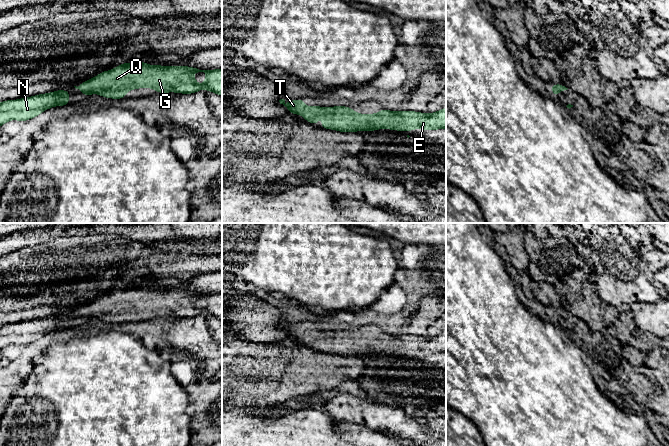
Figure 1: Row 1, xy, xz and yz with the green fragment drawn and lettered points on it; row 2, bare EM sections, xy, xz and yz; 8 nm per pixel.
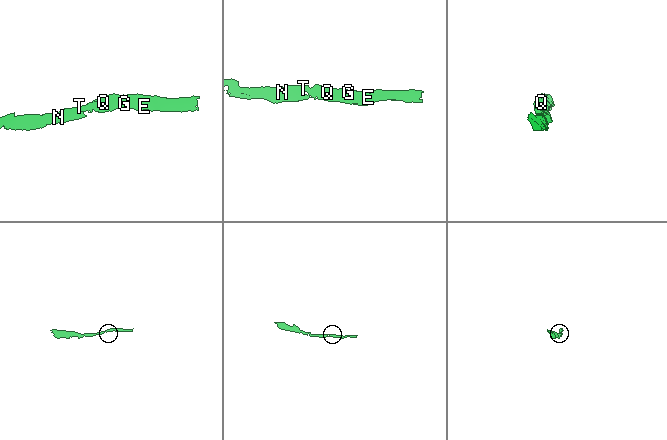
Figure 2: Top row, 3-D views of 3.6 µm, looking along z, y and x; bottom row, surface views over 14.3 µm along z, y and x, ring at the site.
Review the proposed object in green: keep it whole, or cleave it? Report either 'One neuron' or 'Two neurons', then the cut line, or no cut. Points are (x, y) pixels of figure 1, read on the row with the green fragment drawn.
One neuron. No split

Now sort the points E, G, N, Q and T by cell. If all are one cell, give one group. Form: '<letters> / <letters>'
E G N Q T

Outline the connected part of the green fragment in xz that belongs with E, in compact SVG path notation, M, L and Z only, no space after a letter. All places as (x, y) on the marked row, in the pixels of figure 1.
M284 99L279 100L291 114L299 114L306 121L316 125L318 118L323 119L321 128L340 132L374 131L390 129L398 131L411 131L417 128L423 130L438 130L446 128L446 108L434 113L421 113L415 111L389 111L382 109L375 114L360 114L351 107L319 107L311 105L308 108L304 100L290 100L285 104Z

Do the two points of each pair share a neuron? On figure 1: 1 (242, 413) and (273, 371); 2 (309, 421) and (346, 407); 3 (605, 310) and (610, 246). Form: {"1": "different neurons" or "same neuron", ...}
{"1": "different neurons", "2": "different neurons", "3": "different neurons"}

